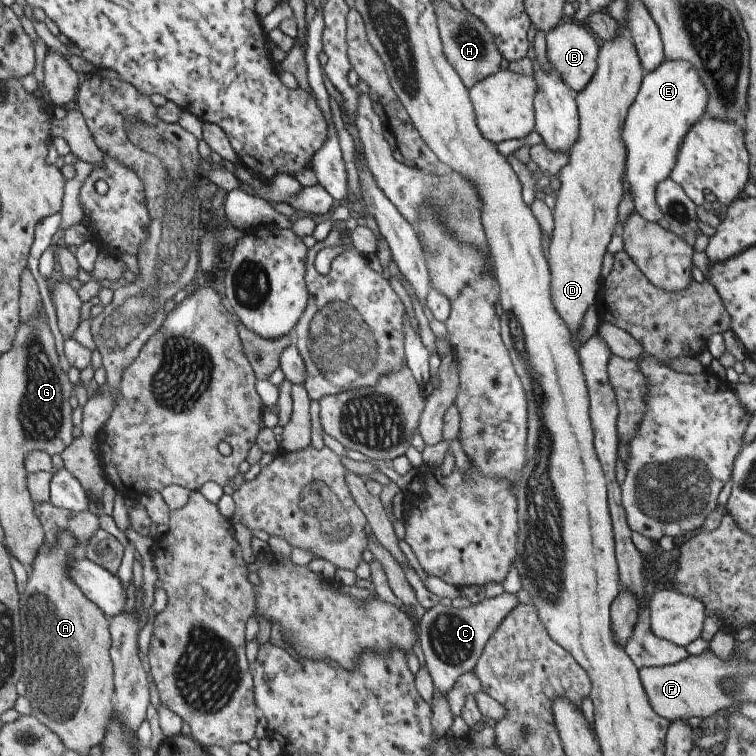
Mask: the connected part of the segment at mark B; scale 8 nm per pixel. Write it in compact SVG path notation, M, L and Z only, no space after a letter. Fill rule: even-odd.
M570 22L559 24L554 30L547 32L545 39L546 56L552 67L562 77L562 80L575 94L585 89L596 72L600 50L596 38L582 24Z

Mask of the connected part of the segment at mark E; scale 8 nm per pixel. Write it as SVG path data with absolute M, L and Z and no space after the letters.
M664 60L658 68L645 73L622 130L626 146L626 183L630 184L635 212L644 220L654 224L662 220L662 210L656 202L656 186L670 176L680 144L706 112L708 98L709 91L694 66L686 60Z

